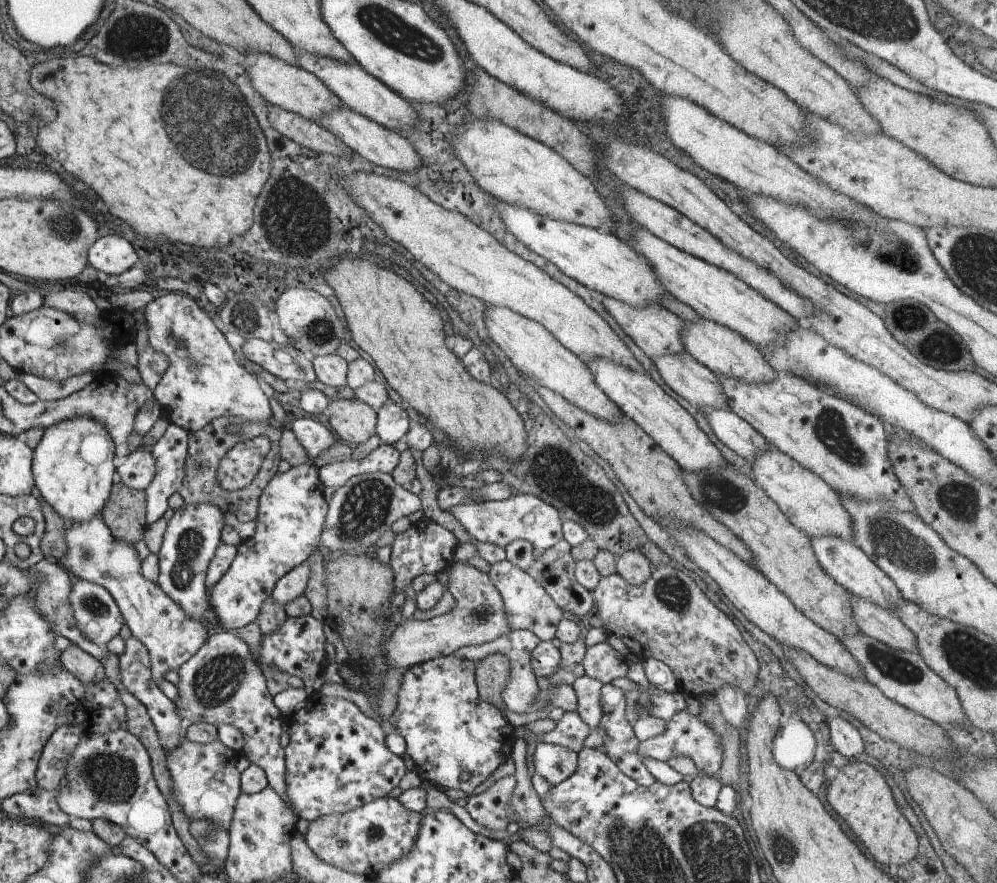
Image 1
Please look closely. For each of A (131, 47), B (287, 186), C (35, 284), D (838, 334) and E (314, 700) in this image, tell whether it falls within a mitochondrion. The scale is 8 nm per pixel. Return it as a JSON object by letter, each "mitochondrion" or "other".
{"A":"mitochondrion","B":"mitochondrion","C":"other","D":"other","E":"other"}

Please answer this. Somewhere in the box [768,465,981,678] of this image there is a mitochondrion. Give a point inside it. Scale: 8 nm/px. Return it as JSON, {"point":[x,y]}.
{"point":[895,541]}

